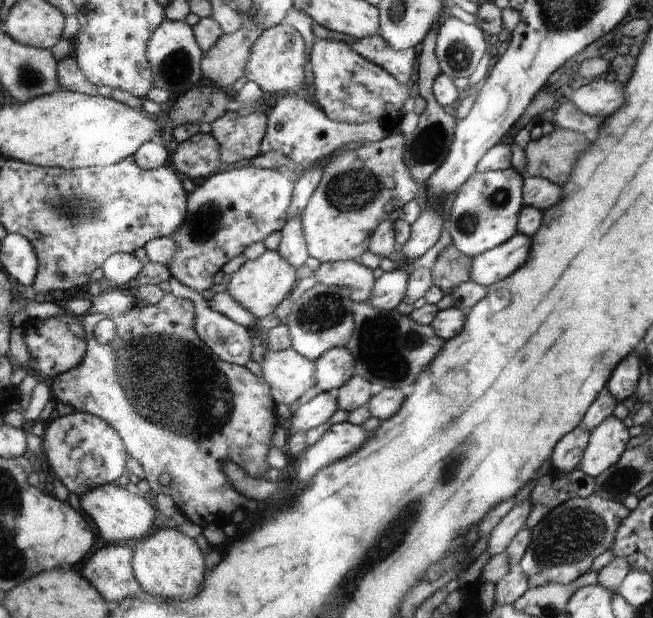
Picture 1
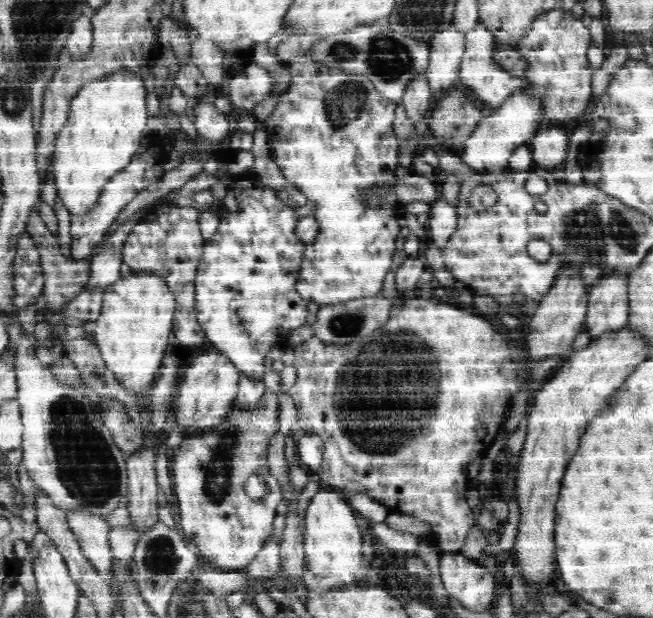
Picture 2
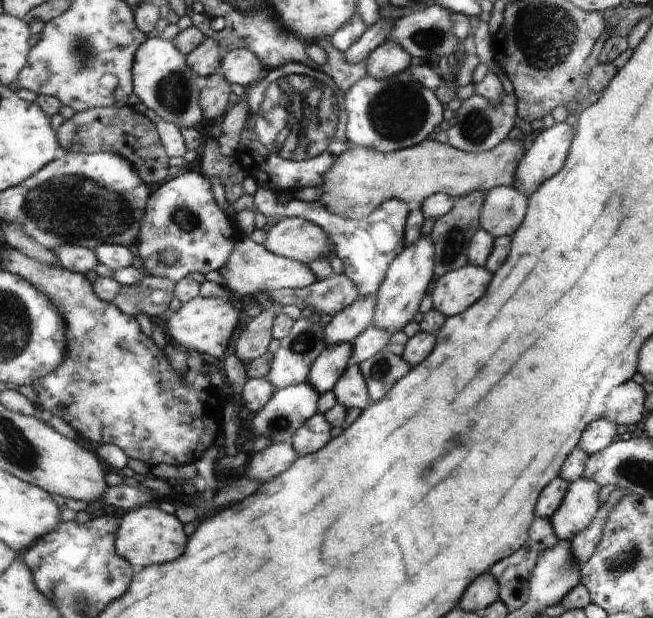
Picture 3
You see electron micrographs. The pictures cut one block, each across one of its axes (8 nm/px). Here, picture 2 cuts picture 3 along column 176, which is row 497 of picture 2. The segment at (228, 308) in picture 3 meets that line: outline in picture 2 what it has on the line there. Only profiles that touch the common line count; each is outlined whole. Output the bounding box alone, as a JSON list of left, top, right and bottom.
[302,488,379,593]

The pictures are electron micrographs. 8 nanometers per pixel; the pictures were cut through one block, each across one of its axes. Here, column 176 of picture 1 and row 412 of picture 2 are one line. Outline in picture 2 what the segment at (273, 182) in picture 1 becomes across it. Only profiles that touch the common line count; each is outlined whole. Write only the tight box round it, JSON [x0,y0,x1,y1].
[169,389,283,571]

